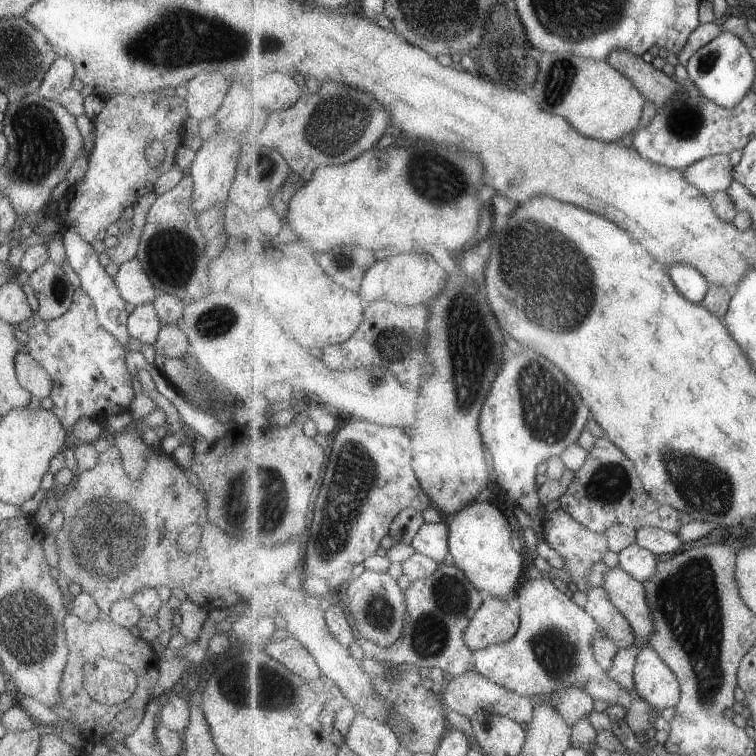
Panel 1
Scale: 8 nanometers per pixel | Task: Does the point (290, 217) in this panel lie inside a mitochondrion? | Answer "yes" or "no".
no

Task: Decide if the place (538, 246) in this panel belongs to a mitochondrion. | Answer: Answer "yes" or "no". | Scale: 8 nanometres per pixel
yes

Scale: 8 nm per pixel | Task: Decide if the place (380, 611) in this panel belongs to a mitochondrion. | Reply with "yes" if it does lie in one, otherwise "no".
yes

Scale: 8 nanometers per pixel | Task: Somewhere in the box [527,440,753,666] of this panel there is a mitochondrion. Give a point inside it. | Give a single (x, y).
(704, 488)

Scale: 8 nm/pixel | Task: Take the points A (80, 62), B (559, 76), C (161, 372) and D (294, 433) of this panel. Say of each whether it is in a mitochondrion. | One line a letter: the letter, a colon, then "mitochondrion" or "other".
A: other
B: mitochondrion
C: other
D: other

